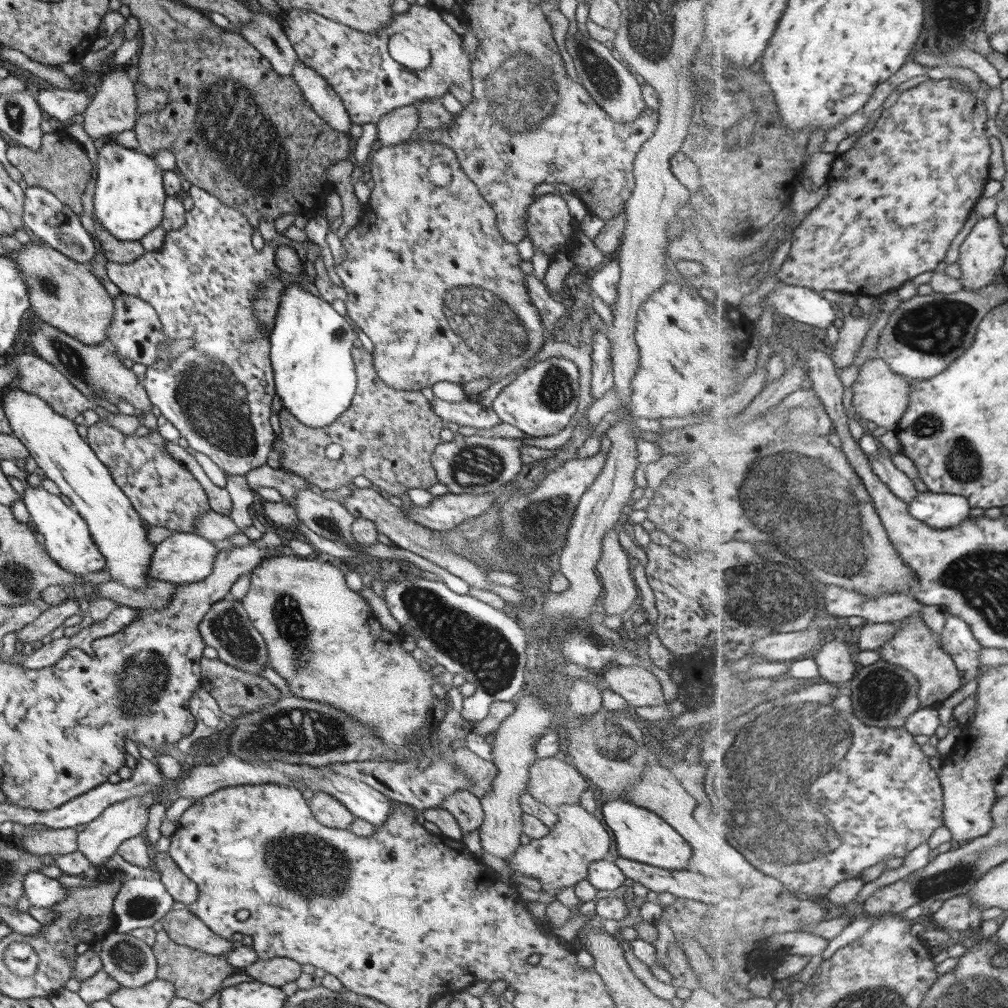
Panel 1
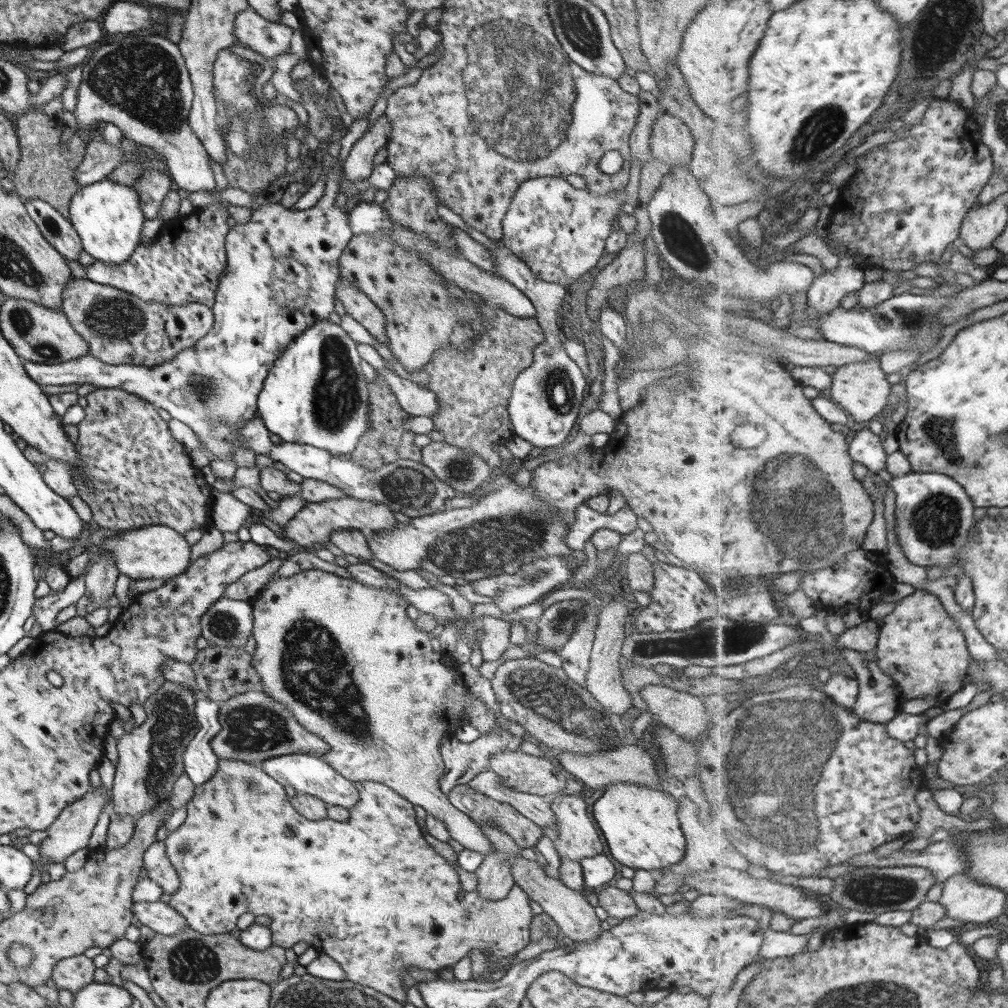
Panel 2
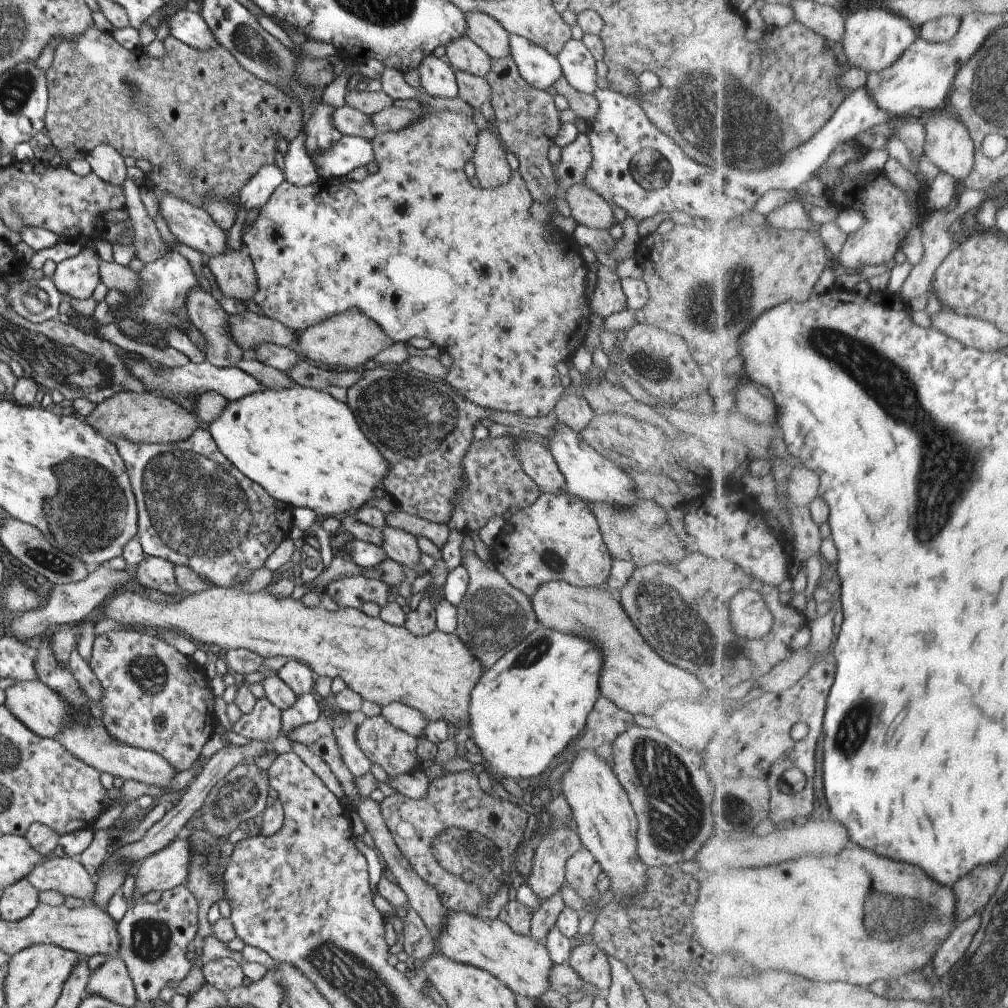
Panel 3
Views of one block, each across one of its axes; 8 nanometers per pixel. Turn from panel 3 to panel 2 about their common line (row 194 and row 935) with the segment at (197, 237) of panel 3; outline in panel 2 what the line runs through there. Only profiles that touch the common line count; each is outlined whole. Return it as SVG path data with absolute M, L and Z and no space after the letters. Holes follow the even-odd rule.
M160 901L132 902L134 923L147 926L163 936L173 936L187 927L184 916L167 903Z

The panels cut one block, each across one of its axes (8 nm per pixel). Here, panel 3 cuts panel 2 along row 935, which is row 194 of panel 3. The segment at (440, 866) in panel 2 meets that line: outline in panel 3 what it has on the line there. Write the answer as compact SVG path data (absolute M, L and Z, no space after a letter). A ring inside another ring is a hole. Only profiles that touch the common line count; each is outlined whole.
M428 108L422 111L424 113L419 120L409 124L409 128L397 132L377 133L377 136L373 136L370 142L377 170L373 174L368 173L364 180L355 181L346 176L326 179L318 177L311 186L305 188L297 188L285 180L281 181L261 207L251 226L245 226L241 231L240 238L247 246L257 280L253 302L259 306L265 317L279 321L295 332L303 332L305 328L315 326L327 320L327 317L343 311L359 310L361 314L371 318L393 342L406 344L411 338L428 338L431 344L449 354L452 362L445 381L469 402L519 416L545 416L552 412L565 389L561 386L561 375L556 371L555 365L572 358L577 347L583 343L589 326L591 312L589 298L585 293L588 267L581 258L577 236L567 235L556 227L551 228L548 222L539 222L529 214L529 206L533 200L517 171L511 173L505 184L493 190L471 186L465 177L463 164L471 160L475 150L475 123L459 112L433 111Z

